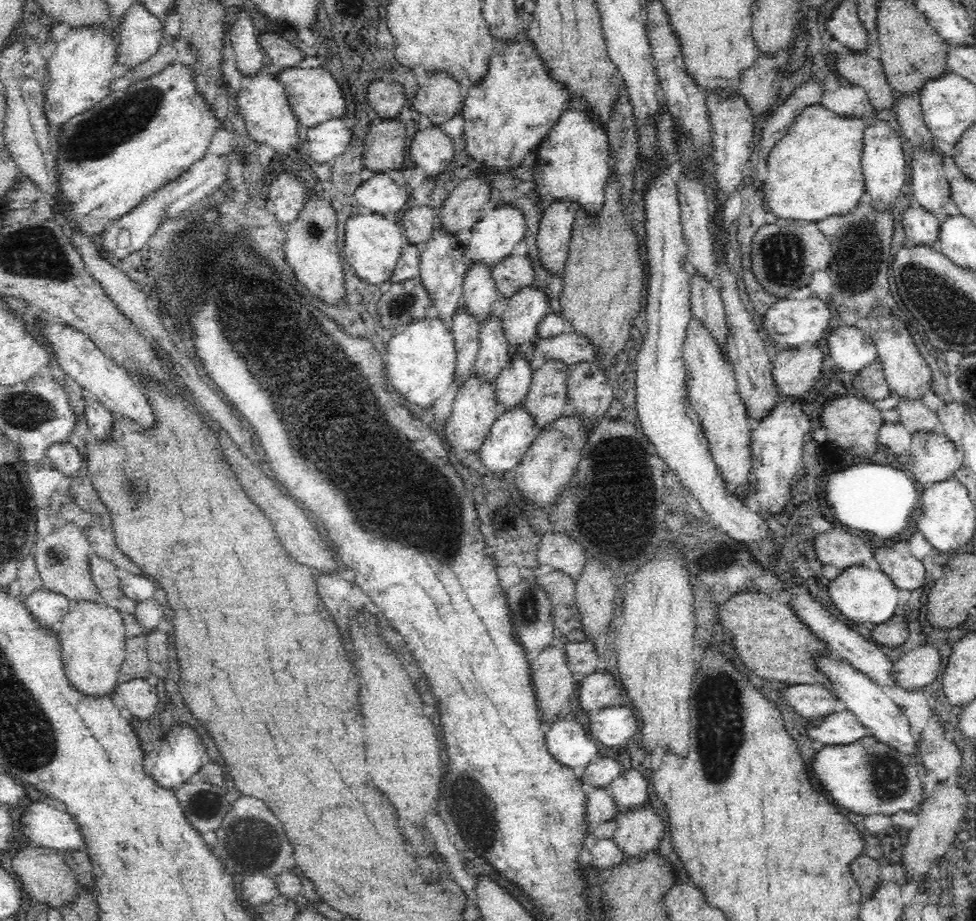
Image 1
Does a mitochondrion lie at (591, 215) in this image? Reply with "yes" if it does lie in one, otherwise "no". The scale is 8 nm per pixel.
no

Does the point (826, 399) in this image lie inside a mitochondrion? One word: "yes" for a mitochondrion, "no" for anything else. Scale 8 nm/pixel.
no

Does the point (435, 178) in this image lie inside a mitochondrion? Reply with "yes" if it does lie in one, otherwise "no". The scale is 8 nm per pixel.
no

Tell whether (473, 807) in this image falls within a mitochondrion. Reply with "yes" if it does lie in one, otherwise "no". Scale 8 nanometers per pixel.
yes

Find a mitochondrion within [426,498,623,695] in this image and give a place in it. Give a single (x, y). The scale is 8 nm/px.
(528, 610)

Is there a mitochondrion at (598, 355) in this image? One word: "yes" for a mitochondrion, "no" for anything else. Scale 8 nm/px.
no

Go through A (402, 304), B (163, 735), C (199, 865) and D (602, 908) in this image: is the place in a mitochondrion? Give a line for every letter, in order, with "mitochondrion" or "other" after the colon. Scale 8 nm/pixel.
A: mitochondrion
B: other
C: other
D: other

